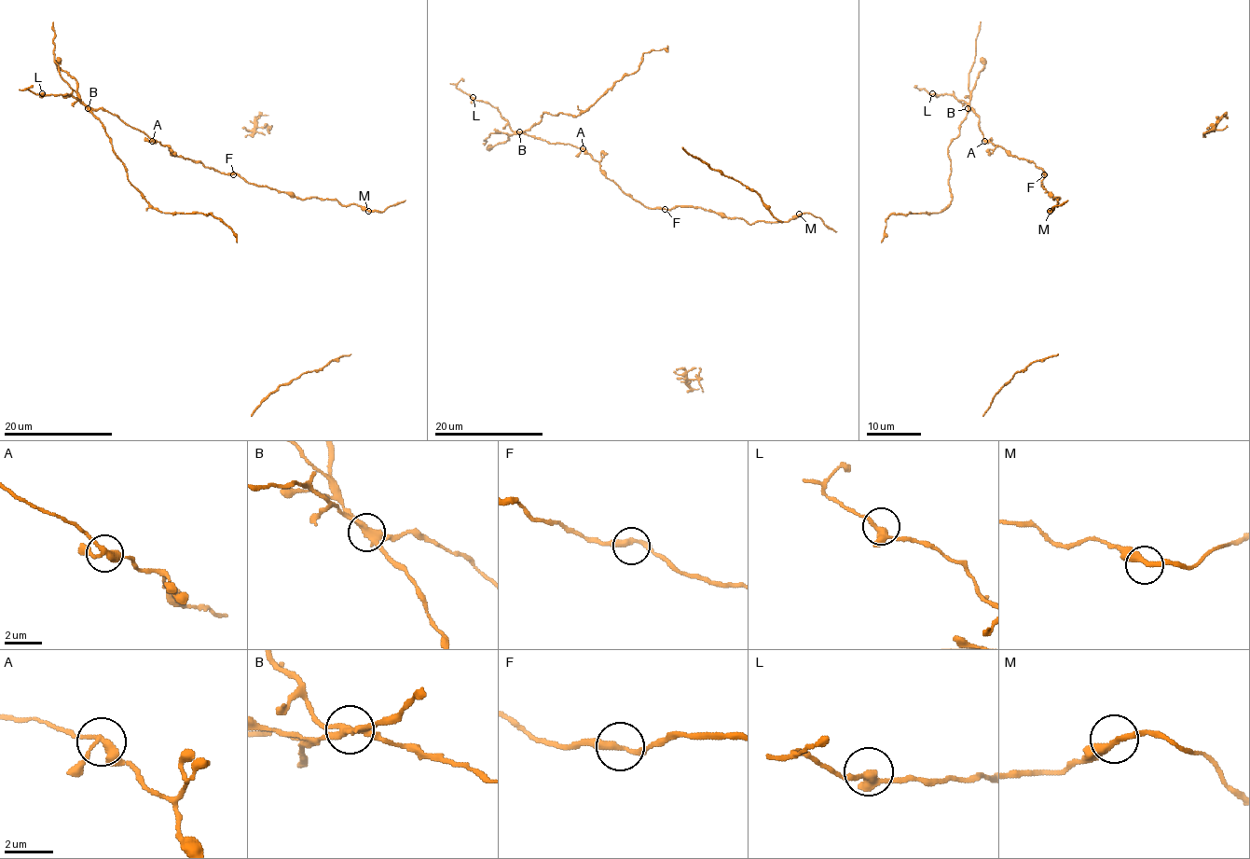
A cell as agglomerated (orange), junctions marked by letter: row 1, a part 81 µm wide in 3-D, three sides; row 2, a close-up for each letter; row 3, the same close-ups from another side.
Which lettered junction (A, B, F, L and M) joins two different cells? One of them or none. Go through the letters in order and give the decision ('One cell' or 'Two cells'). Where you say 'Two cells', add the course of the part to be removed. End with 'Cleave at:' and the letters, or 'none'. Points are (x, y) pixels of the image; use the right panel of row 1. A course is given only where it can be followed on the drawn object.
A: One cell
B: Two cells. Course of the part to remove: (968, 108), (967, 116), (960, 124), (960, 133), (947, 148), (950, 203), (940, 213), (890, 214), (881, 242)
F: One cell
L: One cell
M: One cell
Cleave at: B

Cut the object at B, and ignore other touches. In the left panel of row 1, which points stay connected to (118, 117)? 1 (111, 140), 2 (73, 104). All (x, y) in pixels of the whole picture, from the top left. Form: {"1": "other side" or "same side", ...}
{"1": "other side", "2": "same side"}

